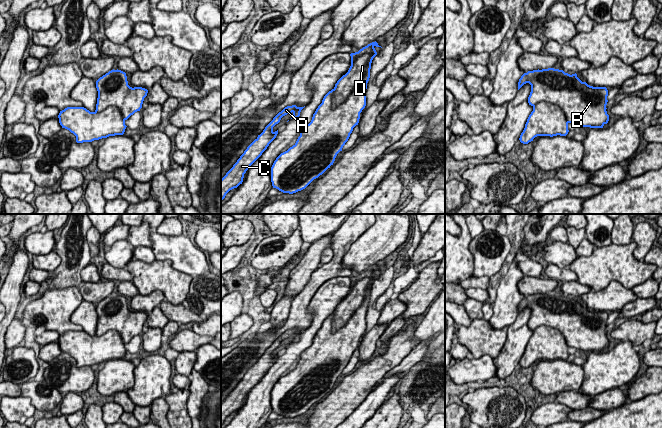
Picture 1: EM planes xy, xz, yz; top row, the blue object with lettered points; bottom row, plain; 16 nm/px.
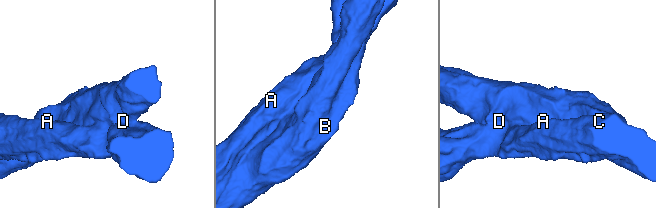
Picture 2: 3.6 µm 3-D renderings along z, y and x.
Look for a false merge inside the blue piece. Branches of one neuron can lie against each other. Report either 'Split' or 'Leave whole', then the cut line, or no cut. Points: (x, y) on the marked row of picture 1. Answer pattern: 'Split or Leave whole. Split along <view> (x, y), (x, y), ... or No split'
Split. Split along xz (371, 60), (366, 67), (361, 81), (333, 109)

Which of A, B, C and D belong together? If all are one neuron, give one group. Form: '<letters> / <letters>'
A C D / B

